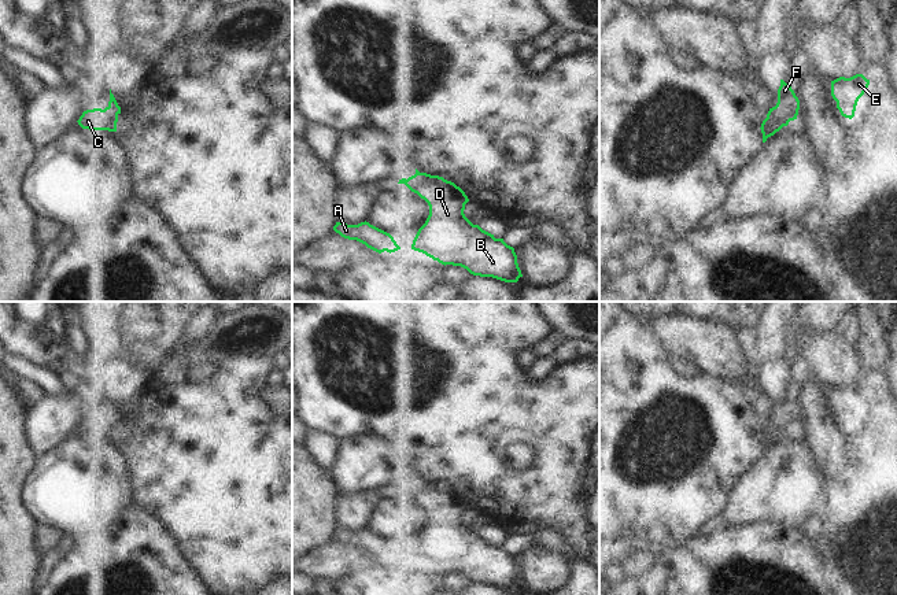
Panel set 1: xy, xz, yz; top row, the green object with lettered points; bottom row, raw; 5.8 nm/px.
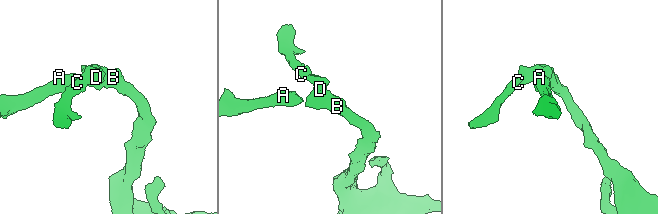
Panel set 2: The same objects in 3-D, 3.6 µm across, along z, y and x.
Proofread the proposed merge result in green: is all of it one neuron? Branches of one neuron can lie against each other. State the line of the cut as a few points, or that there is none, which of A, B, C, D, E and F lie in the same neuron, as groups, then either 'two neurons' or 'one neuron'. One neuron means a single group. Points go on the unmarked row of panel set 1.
cut none; groups A B C D E F; one neuron

